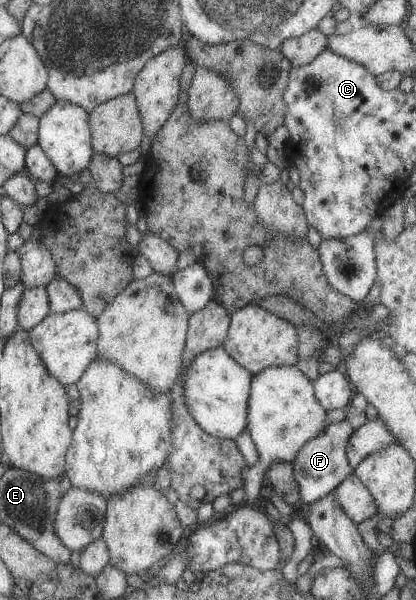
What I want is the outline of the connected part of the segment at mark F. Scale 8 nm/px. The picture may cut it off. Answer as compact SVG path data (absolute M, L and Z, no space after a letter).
M346 419L331 423L325 426L318 436L306 441L297 452L291 465L294 480L298 485L299 499L304 507L322 498L325 494L332 493L338 483L353 472L345 453L346 443L353 430L353 426Z

